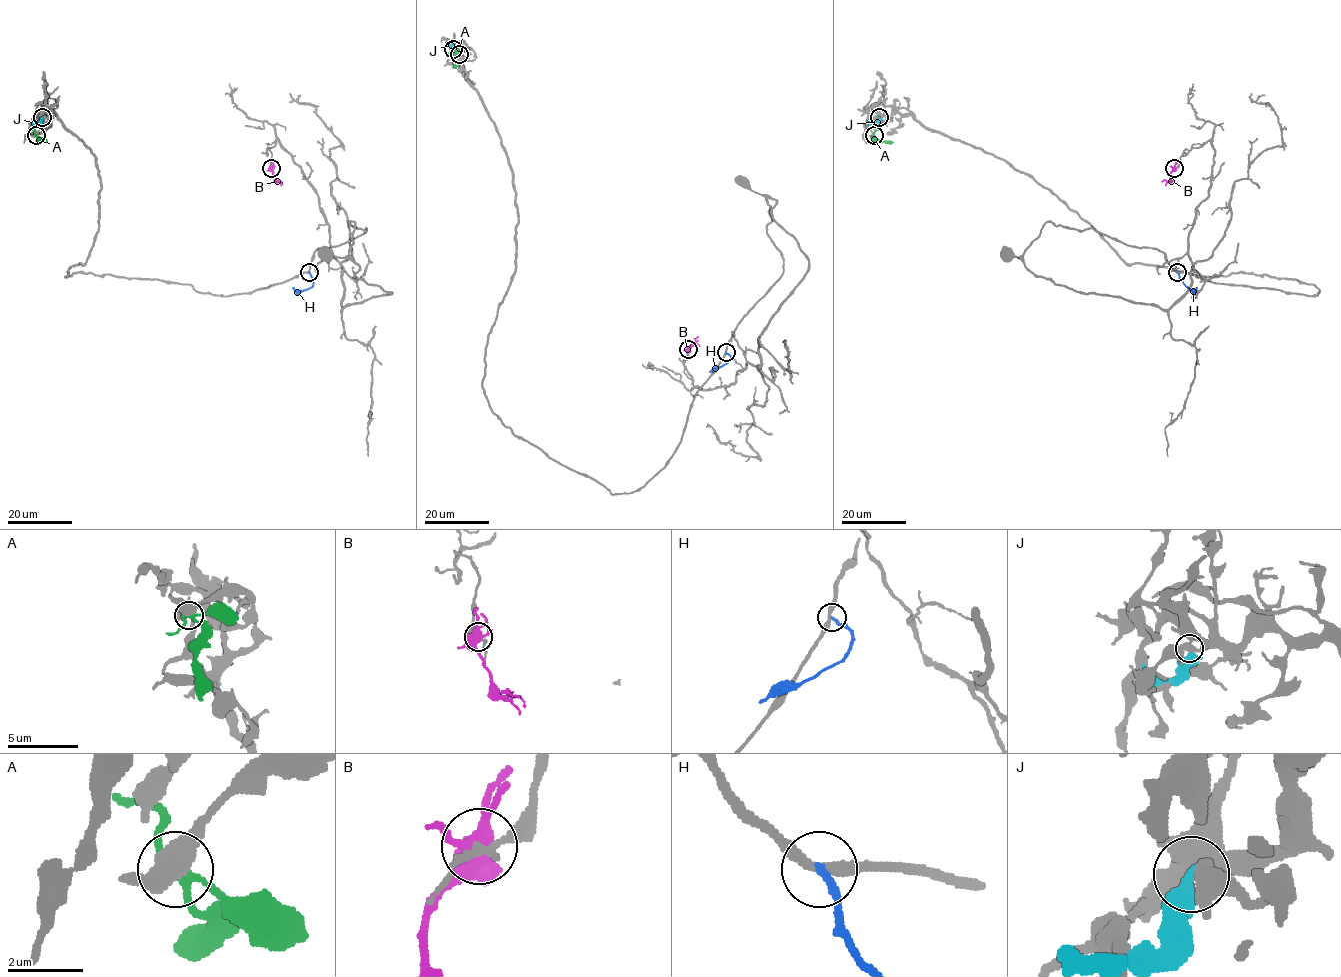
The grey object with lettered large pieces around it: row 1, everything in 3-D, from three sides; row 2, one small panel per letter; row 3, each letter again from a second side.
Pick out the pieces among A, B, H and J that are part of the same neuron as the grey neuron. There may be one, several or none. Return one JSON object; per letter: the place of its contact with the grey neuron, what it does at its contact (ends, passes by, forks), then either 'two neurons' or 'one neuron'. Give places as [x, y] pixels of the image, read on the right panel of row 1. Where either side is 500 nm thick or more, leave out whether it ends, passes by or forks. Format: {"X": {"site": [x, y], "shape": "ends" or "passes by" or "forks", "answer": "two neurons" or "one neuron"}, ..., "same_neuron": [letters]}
{"A": {"site": [874, 135], "answer": "two neurons"}, "B": {"site": [1174, 168], "shape": "forks", "answer": "two neurons"}, "H": {"site": [1177, 272], "shape": "ends", "answer": "two neurons"}, "J": {"site": [879, 117], "shape": "ends", "answer": "two neurons"}, "same_neuron": []}

